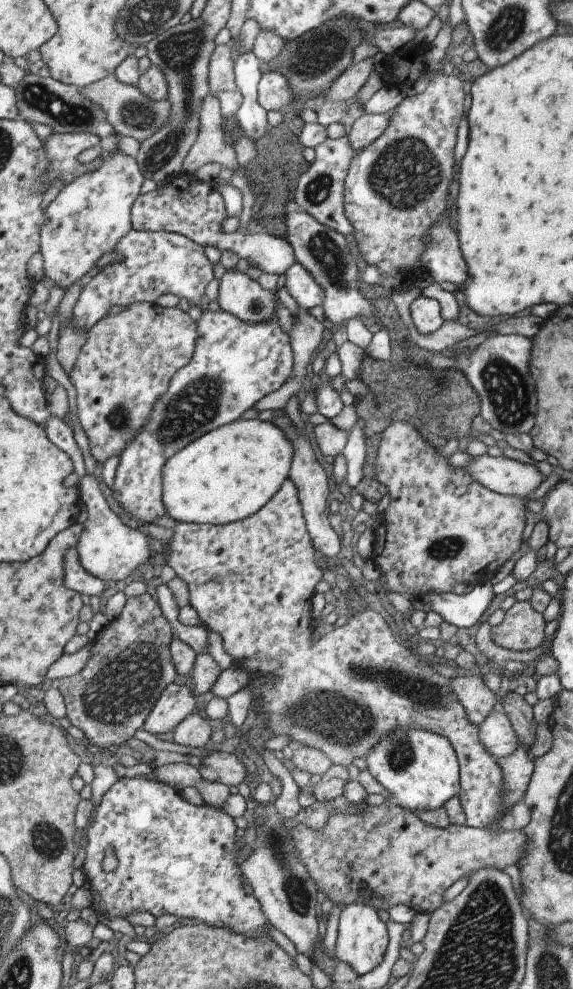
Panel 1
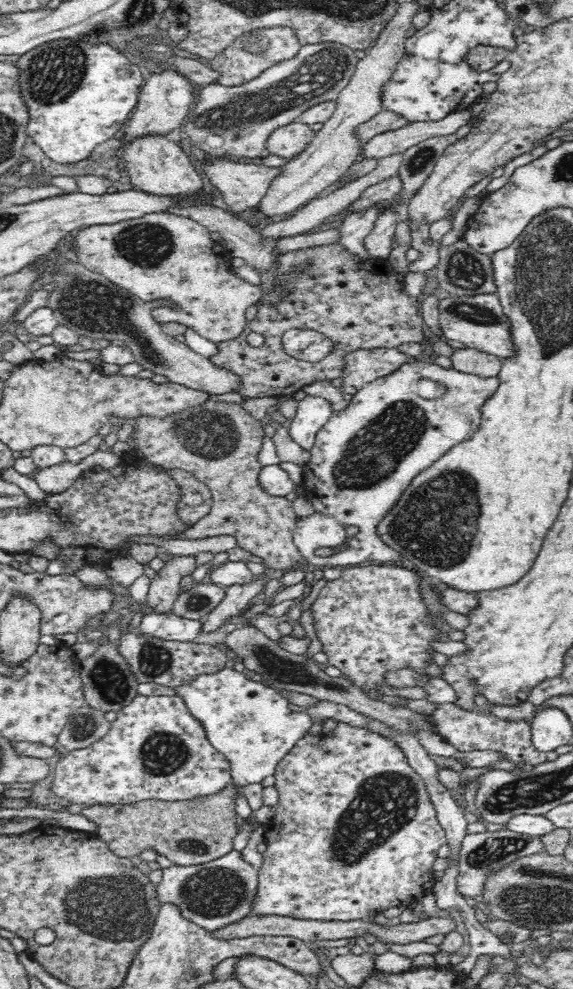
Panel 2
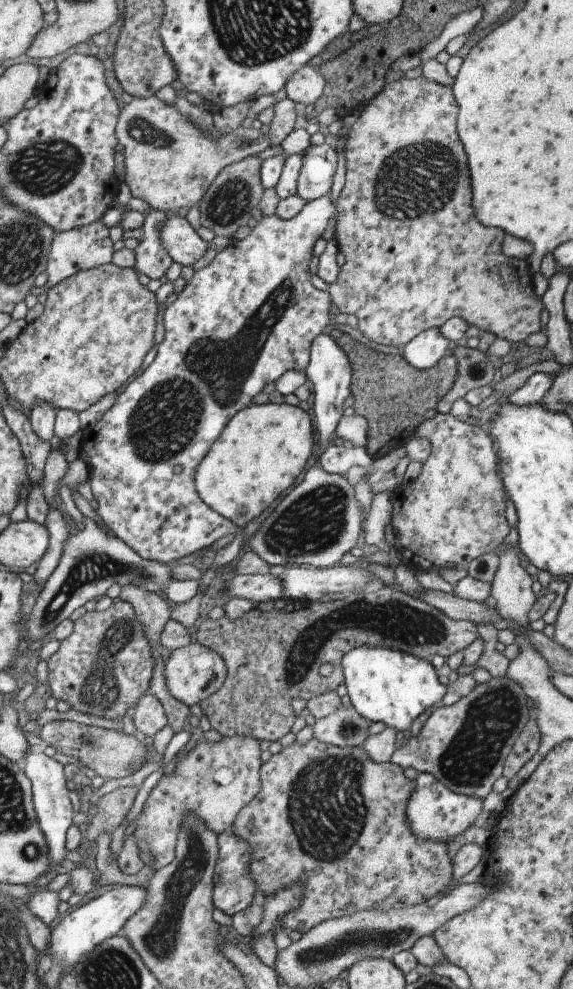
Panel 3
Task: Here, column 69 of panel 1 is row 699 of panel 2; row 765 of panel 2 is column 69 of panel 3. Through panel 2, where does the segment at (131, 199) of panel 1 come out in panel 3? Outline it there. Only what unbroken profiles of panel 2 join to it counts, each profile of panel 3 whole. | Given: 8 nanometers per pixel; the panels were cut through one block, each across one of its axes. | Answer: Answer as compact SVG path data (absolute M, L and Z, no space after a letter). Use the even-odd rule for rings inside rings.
M100 218L88 226L82 226L82 228L62 232L54 231L54 238L50 244L50 254L48 255L48 267L45 270L48 273L48 281L45 286L51 289L59 282L65 281L66 278L73 277L76 273L110 263L115 253L110 238L110 229Z

